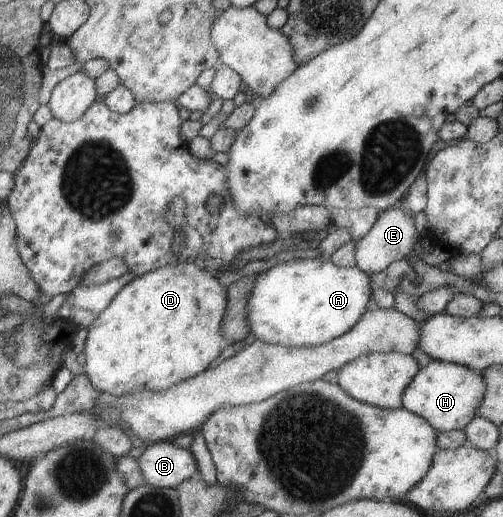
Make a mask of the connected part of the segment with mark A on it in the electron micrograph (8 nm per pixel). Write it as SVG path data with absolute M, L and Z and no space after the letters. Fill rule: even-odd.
M328 258L282 262L255 275L245 310L255 337L267 344L317 346L350 331L373 293L370 275L357 265L343 268Z

